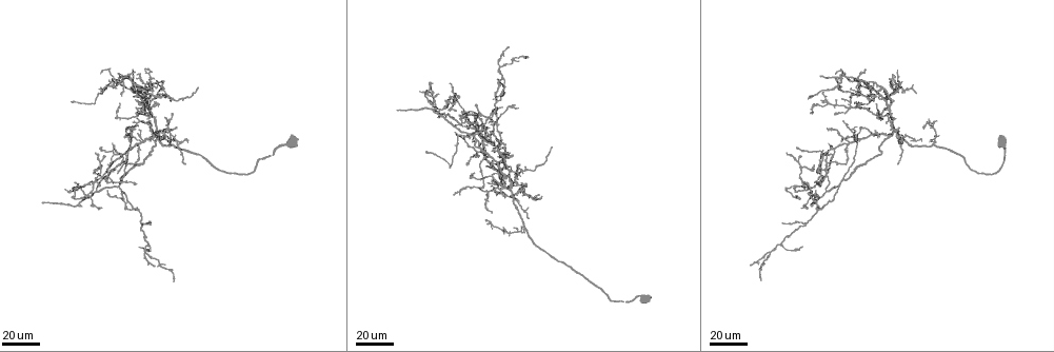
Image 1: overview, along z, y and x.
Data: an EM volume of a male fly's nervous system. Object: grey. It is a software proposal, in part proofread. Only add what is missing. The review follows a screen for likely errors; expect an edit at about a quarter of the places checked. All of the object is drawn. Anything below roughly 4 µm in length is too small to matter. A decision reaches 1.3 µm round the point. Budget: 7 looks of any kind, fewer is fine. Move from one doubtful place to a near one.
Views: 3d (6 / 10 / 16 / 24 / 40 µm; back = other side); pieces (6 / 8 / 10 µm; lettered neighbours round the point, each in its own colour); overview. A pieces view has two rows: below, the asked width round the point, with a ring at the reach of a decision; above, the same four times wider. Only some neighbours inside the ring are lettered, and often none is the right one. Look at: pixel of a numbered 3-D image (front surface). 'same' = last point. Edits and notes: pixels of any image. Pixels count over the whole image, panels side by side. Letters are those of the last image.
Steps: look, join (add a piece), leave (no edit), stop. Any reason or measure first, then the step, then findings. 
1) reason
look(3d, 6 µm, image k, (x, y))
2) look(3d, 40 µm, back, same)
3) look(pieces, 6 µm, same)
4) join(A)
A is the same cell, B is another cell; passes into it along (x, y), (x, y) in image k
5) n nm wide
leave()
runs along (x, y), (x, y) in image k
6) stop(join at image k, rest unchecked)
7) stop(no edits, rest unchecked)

tapers out
look(3d, 40 µm, image 1, (782, 221))

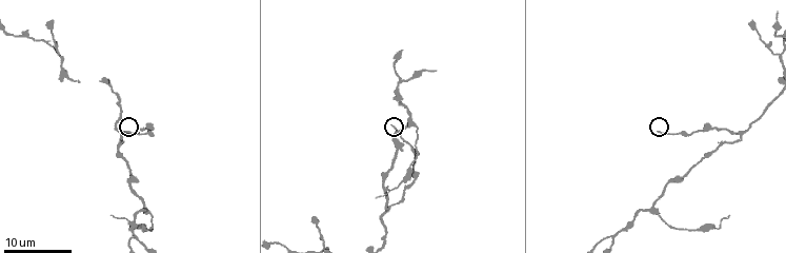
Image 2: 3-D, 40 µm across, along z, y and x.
look(pieces, 8 µm, image 2, (125, 132))

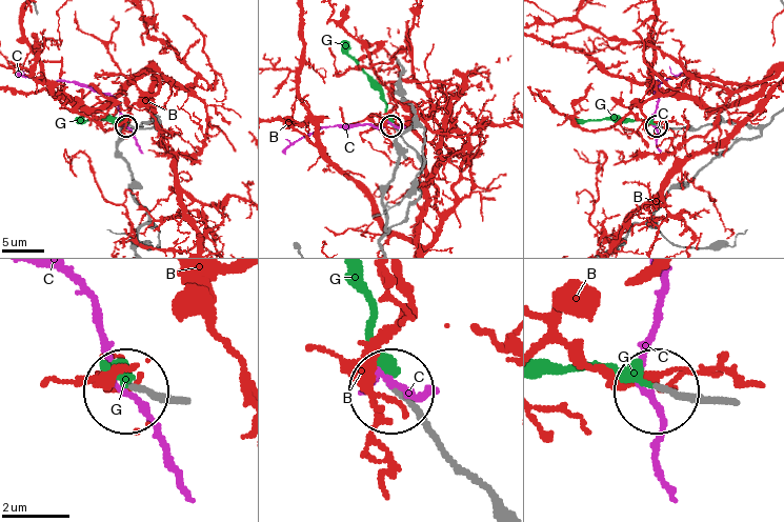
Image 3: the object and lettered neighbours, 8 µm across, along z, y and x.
join(G)
G is the same cell, B and C are other cells; passes into it along (480, 482), (393, 392), (366, 281) in image 3; it goes on there

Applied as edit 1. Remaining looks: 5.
look(overview)

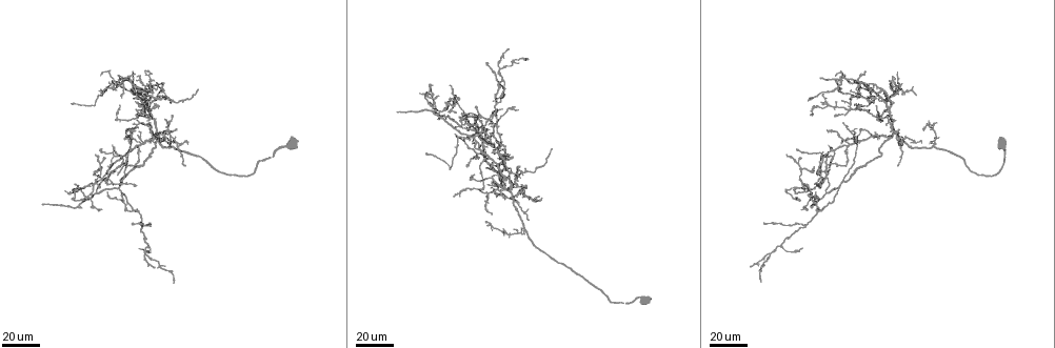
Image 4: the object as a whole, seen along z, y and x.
free end
look(3d, 24 µm, image 4, (72, 189))

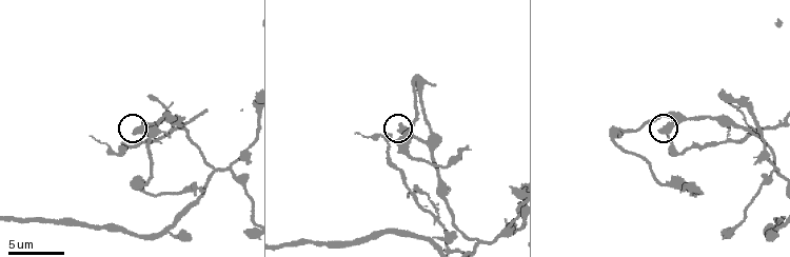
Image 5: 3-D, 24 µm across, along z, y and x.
see the neighbours
look(pieces, 6 µm, image 5, (399, 125))

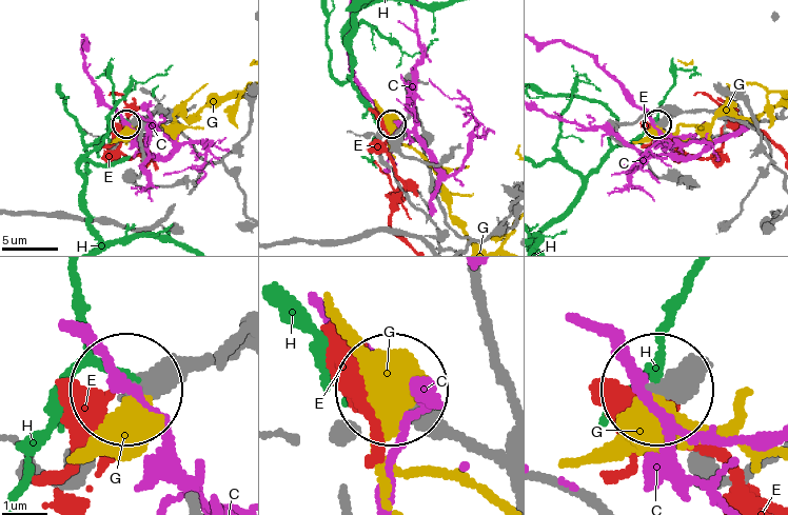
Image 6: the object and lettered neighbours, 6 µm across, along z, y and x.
leave()
C, E, G and H are other cells; runs along (199, 361), (165, 361), (135, 380) in image 6; none of them fits

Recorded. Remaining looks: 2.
an open end
look(3d, 40 µm, image 4, (396, 110))

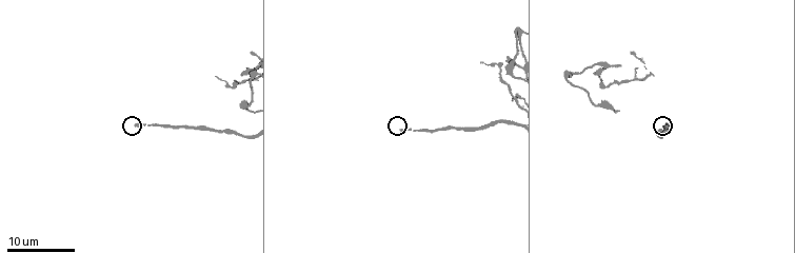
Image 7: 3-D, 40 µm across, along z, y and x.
look(pieces, 10 µm, image 7, (401, 131))

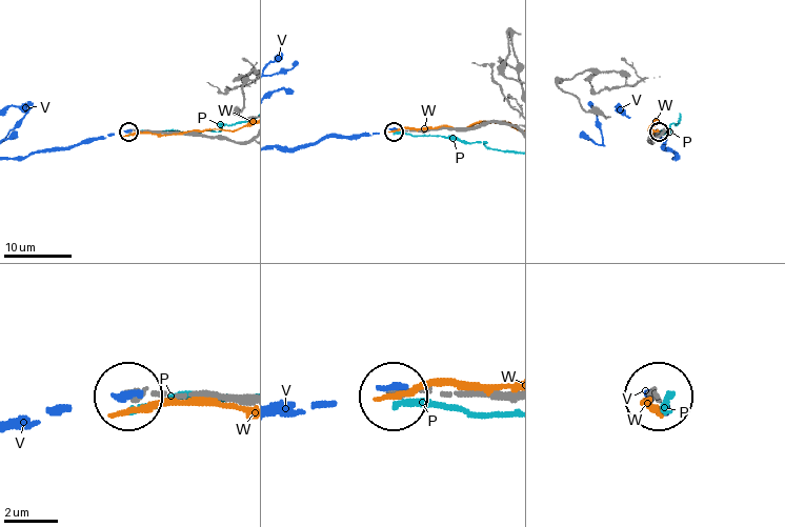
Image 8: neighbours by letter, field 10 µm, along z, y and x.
join(V)
V is the same cell, P and W are other cells; passes into it along (147, 132), (113, 133), (19, 157) in image 8; it goes on there

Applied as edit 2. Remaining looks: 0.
stop(join at image 3, join at image 8, rest unchecked)

